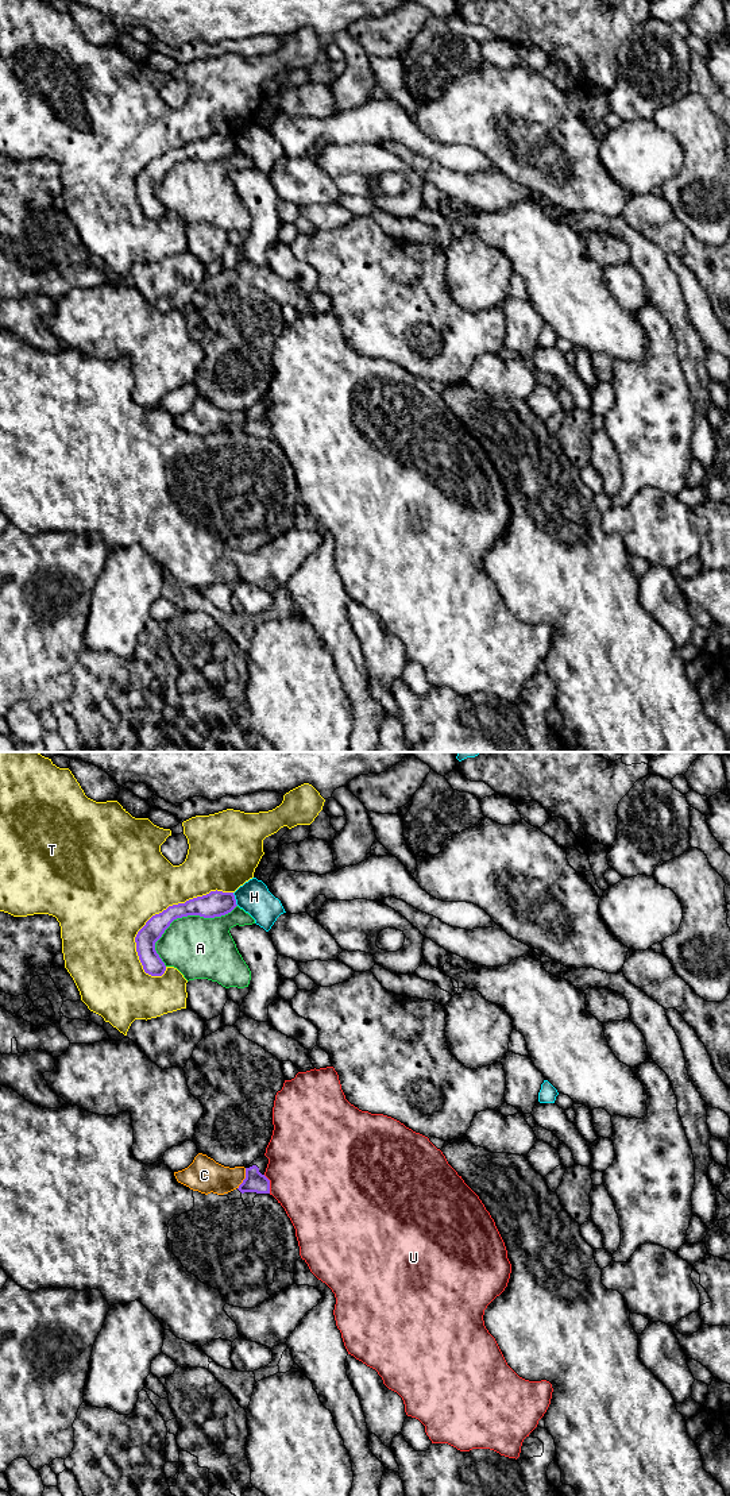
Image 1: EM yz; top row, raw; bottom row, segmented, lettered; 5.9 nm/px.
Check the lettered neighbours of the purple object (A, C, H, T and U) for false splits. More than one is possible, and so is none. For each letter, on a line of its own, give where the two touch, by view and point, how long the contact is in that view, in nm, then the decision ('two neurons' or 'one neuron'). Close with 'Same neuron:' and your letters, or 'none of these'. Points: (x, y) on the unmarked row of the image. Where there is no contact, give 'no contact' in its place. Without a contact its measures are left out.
A: yz (182, 159) | 550 nm | two neurons
C: yz (244, 423) | 140 nm | two neurons
H: yz (235, 143) | 90 nm | two neurons
T: yz (166, 153) | 700 nm | two neurons
U: yz (269, 428) | 120 nm | two neurons
Same neuron: none of these

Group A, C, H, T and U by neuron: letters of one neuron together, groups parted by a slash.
A / C / H / T / U

